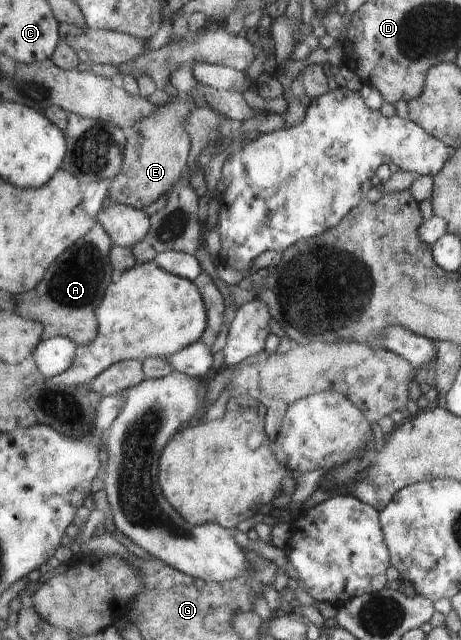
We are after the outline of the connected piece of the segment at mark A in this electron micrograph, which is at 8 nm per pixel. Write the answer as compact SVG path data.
M99 223L94 224L90 233L78 238L73 246L58 256L58 262L50 266L50 274L46 274L46 282L32 292L17 294L17 314L44 323L45 340L65 337L72 339L78 347L96 341L100 330L97 310L115 279L111 258L113 246L112 236Z

